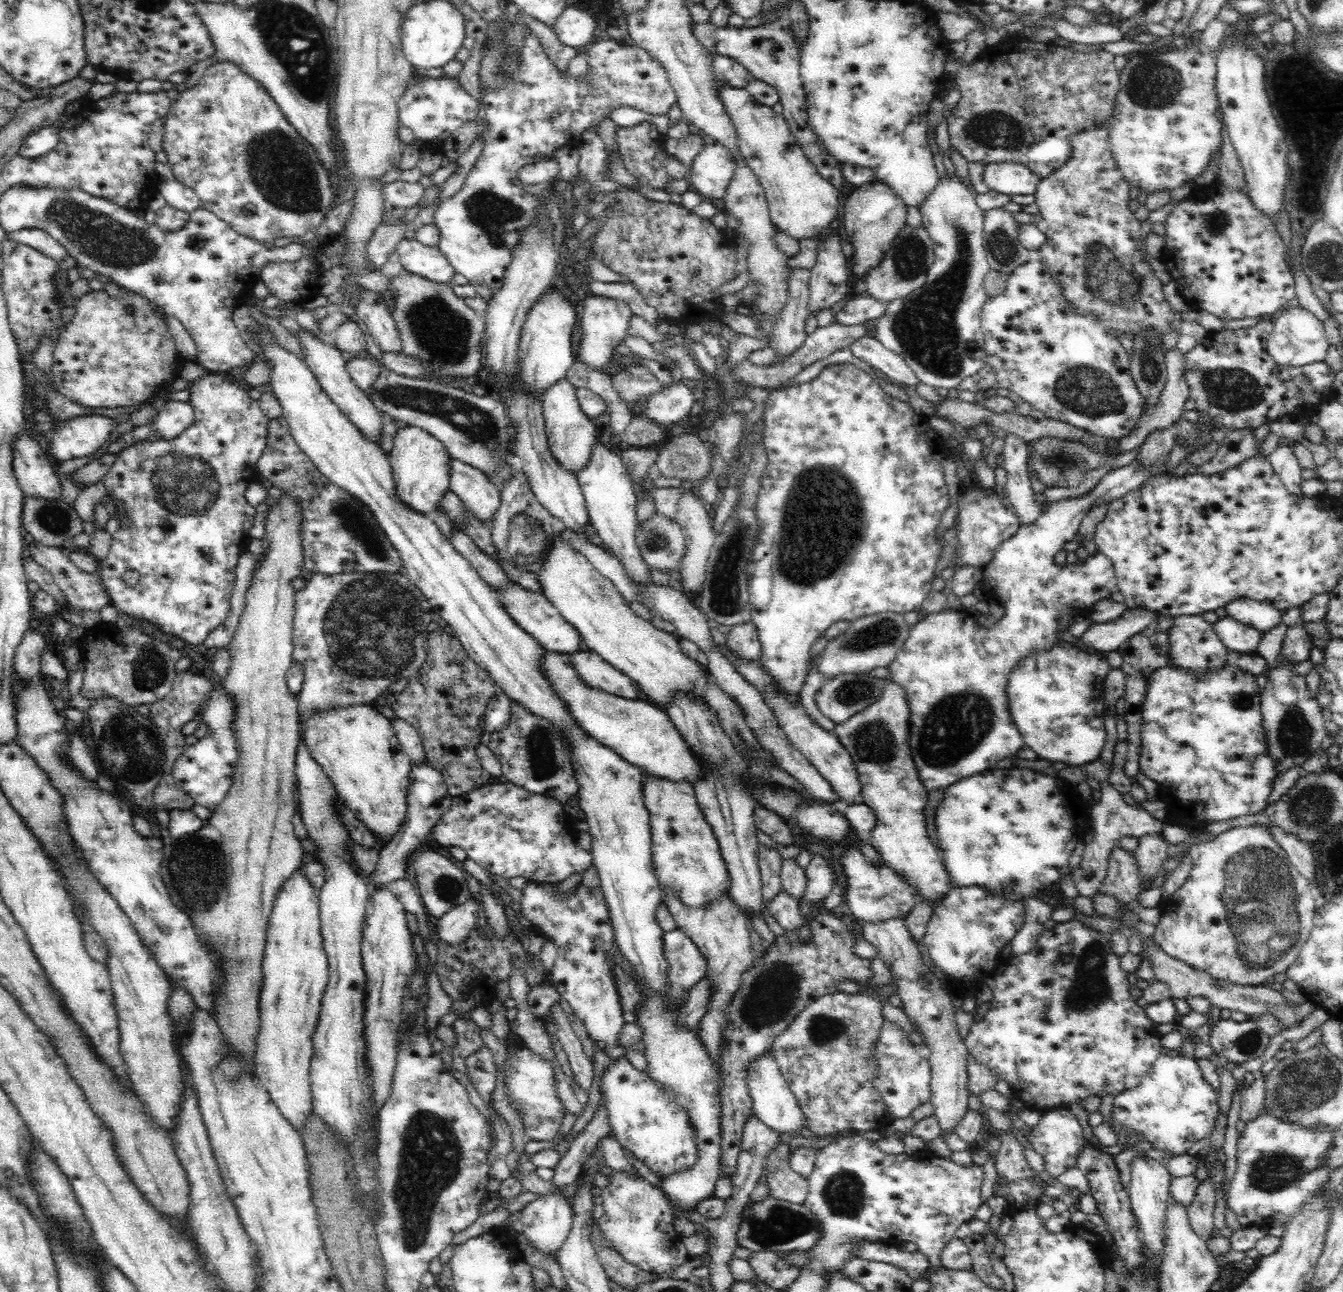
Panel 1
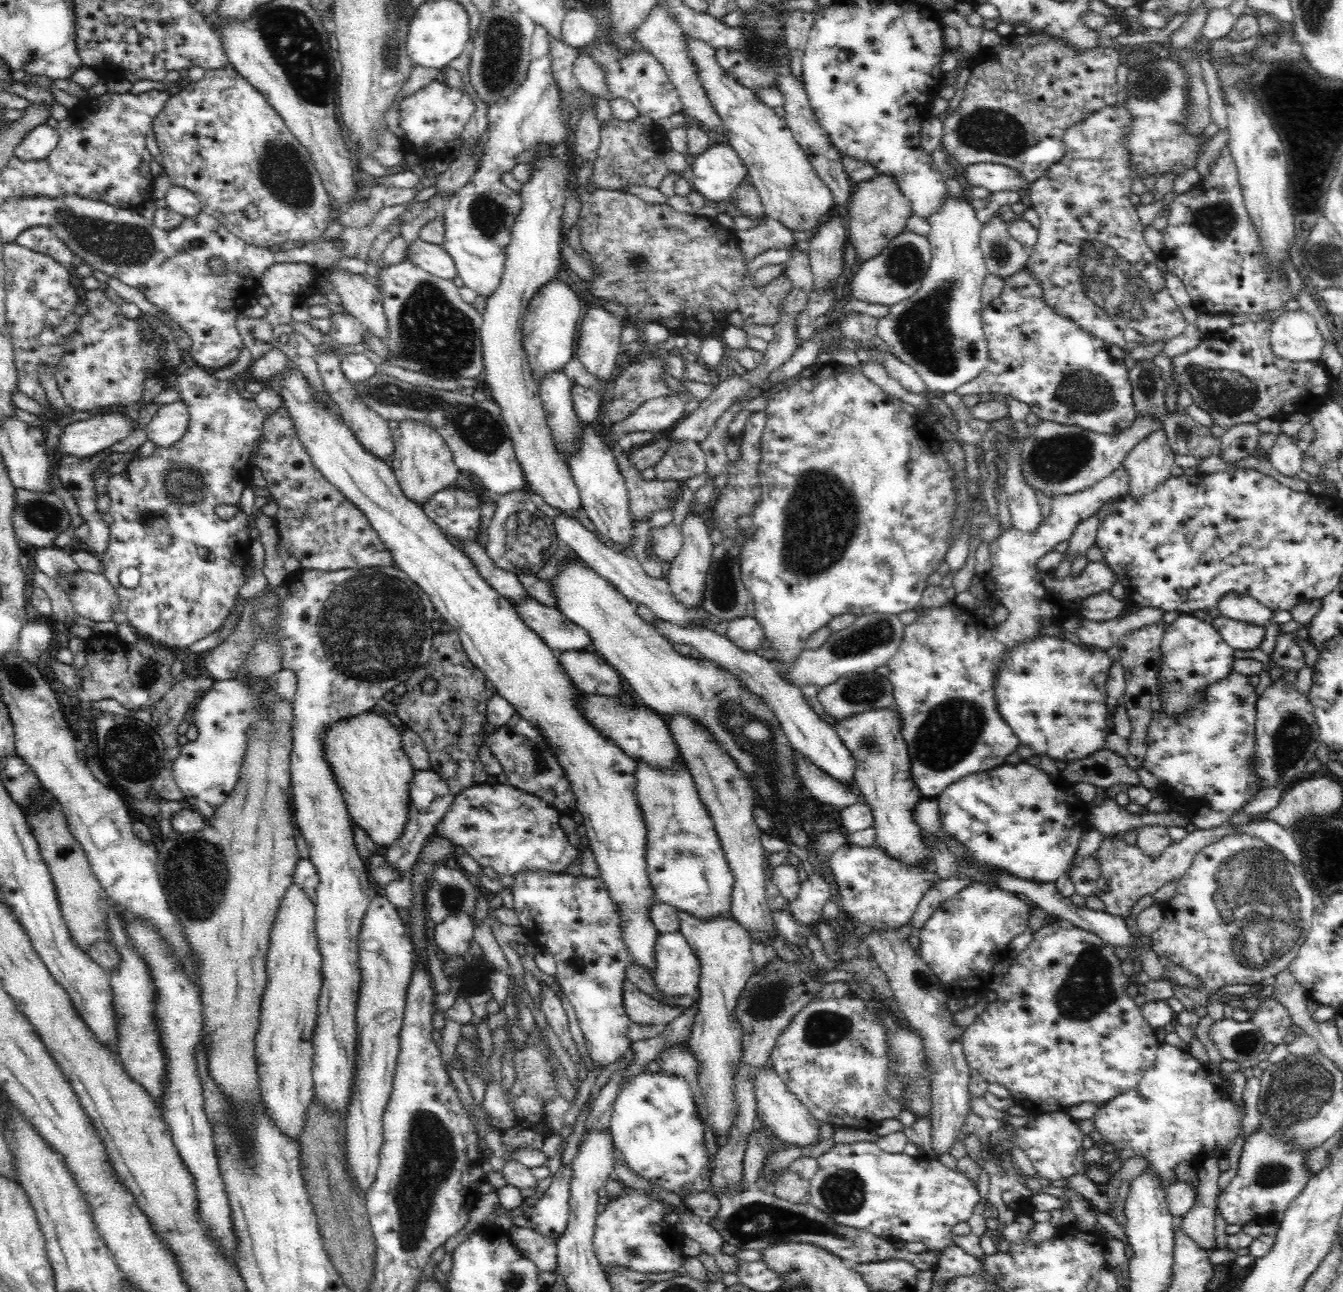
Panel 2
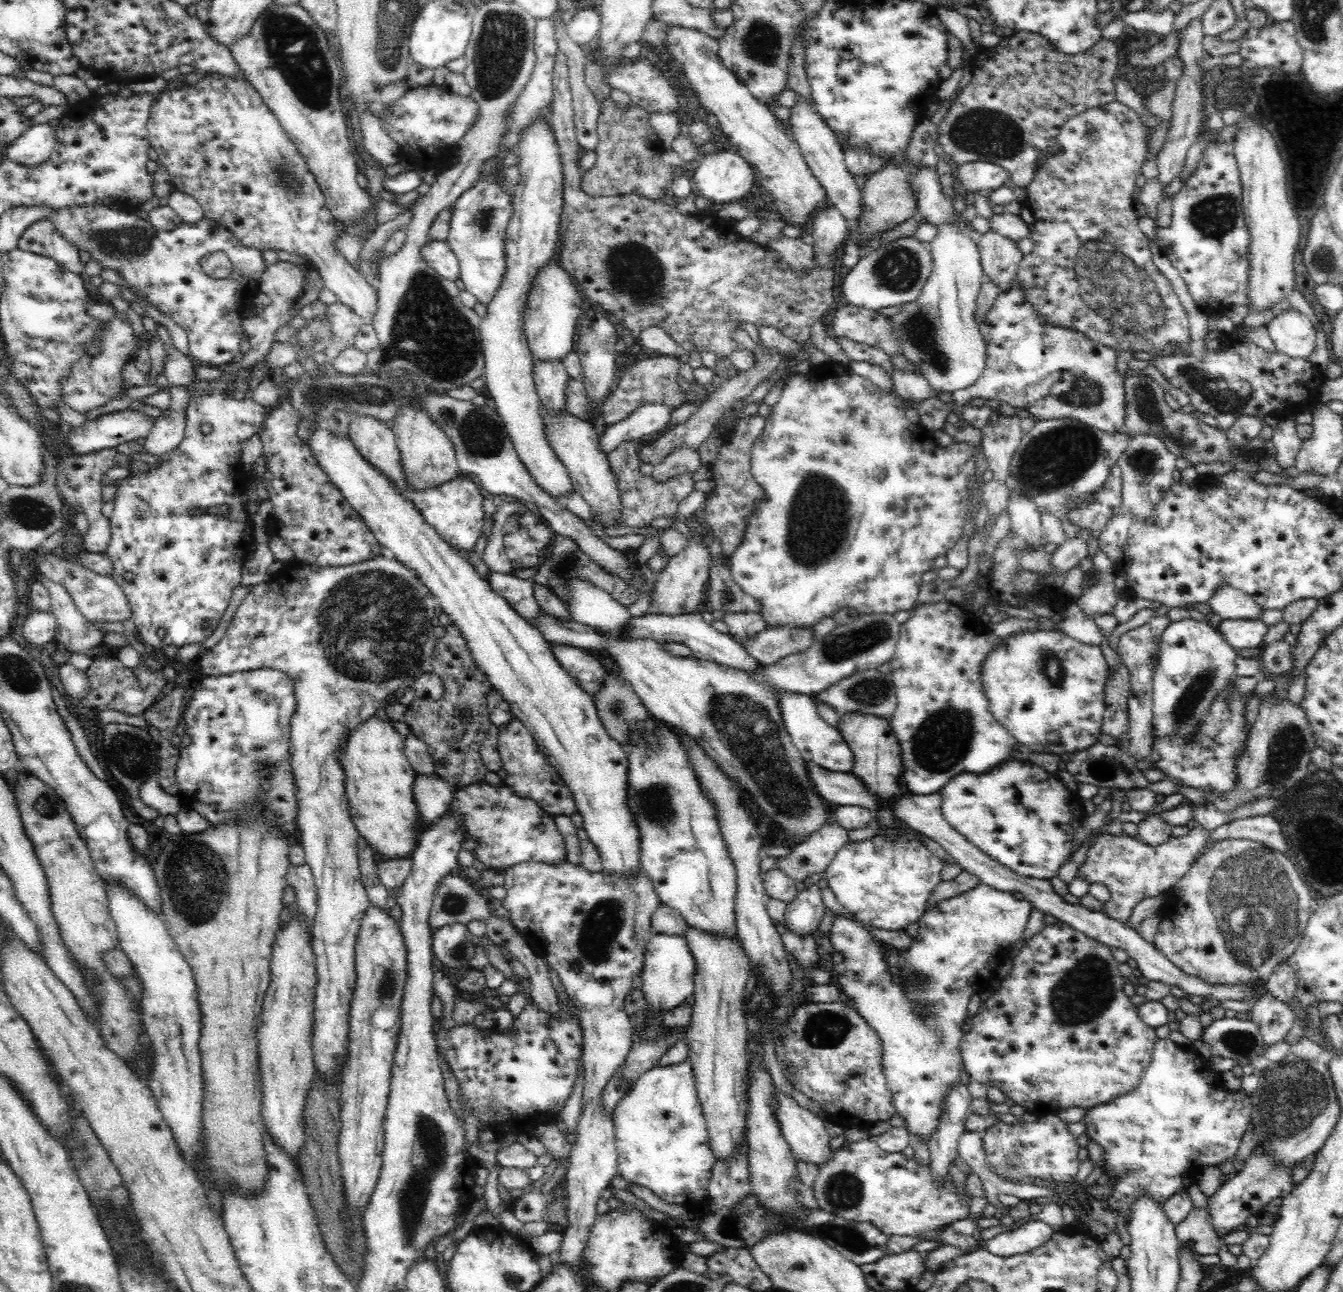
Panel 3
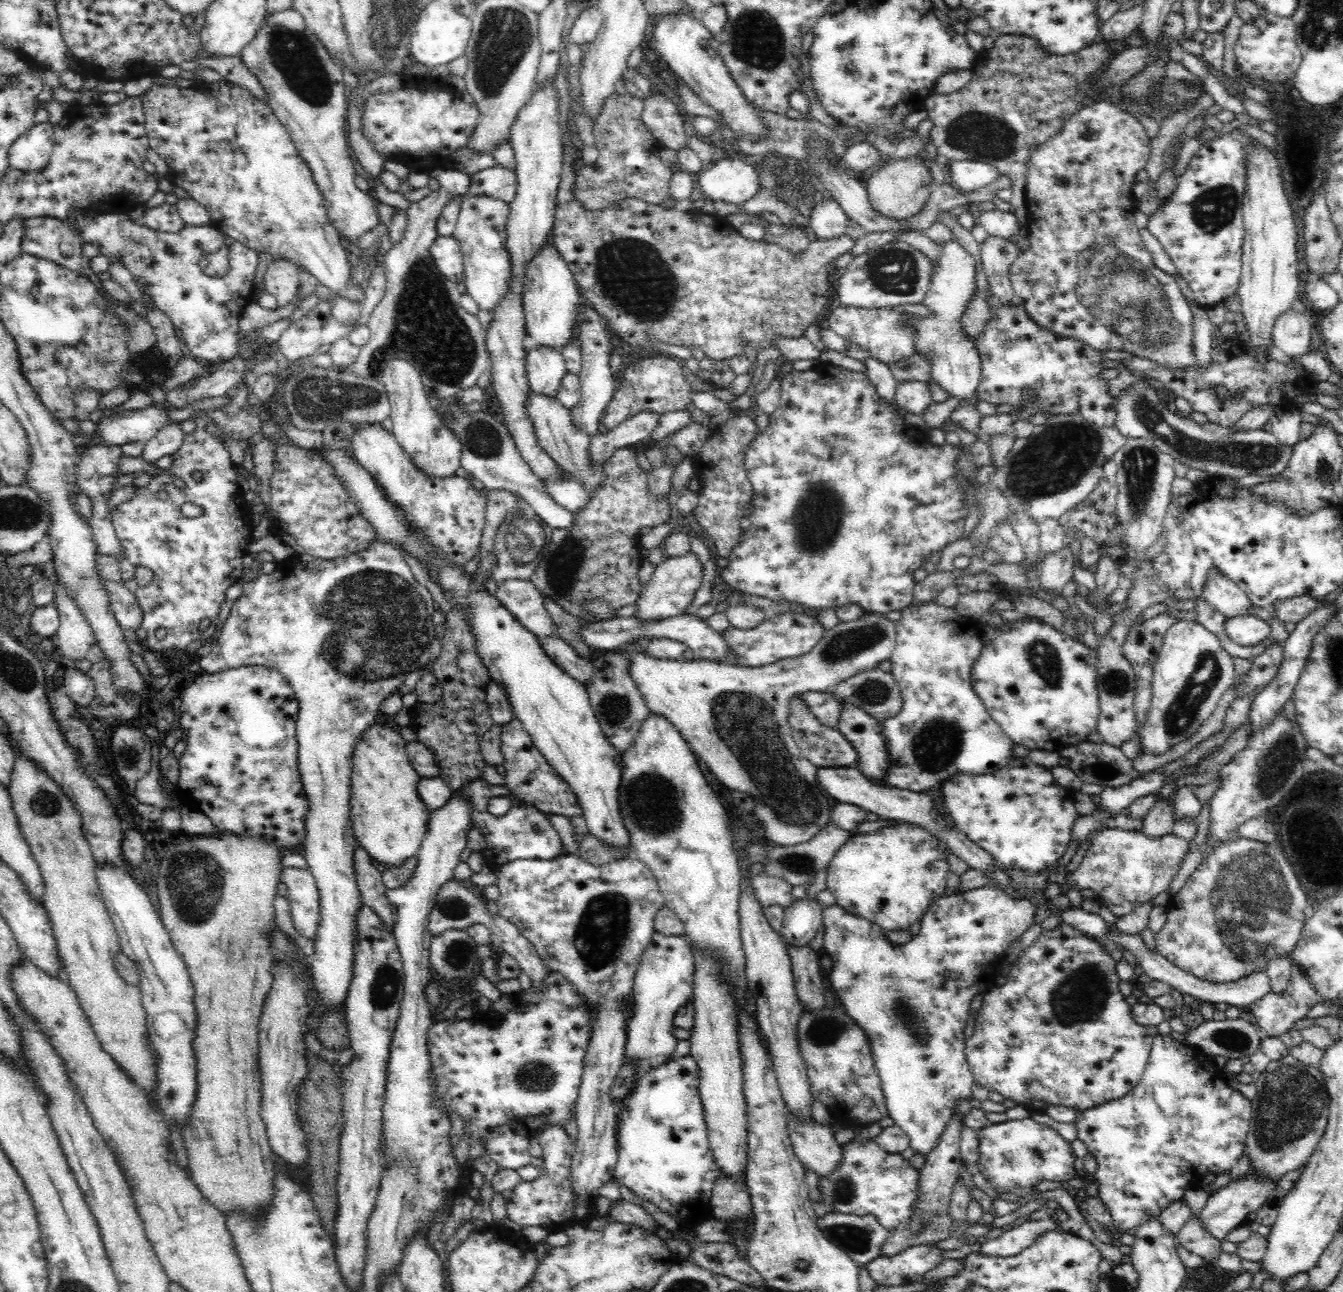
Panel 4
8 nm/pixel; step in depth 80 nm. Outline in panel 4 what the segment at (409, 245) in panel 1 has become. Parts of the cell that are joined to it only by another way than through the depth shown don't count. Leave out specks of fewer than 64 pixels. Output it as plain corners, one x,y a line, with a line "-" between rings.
440,236
430,247
439,271
454,284
464,282
463,254
459,242
453,236

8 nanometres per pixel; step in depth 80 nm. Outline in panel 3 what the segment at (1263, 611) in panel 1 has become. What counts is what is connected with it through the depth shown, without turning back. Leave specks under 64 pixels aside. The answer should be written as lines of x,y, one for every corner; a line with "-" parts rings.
1226,584
1212,594
1208,603
1211,610
1219,614
1223,620
1260,619
1262,612
1260,605
1249,595

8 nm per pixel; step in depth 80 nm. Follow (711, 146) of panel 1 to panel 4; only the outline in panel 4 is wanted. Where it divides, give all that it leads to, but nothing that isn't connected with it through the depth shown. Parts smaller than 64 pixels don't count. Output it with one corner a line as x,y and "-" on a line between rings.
724,156
698,173
705,198
740,206
760,192
759,176
753,166
737,157

